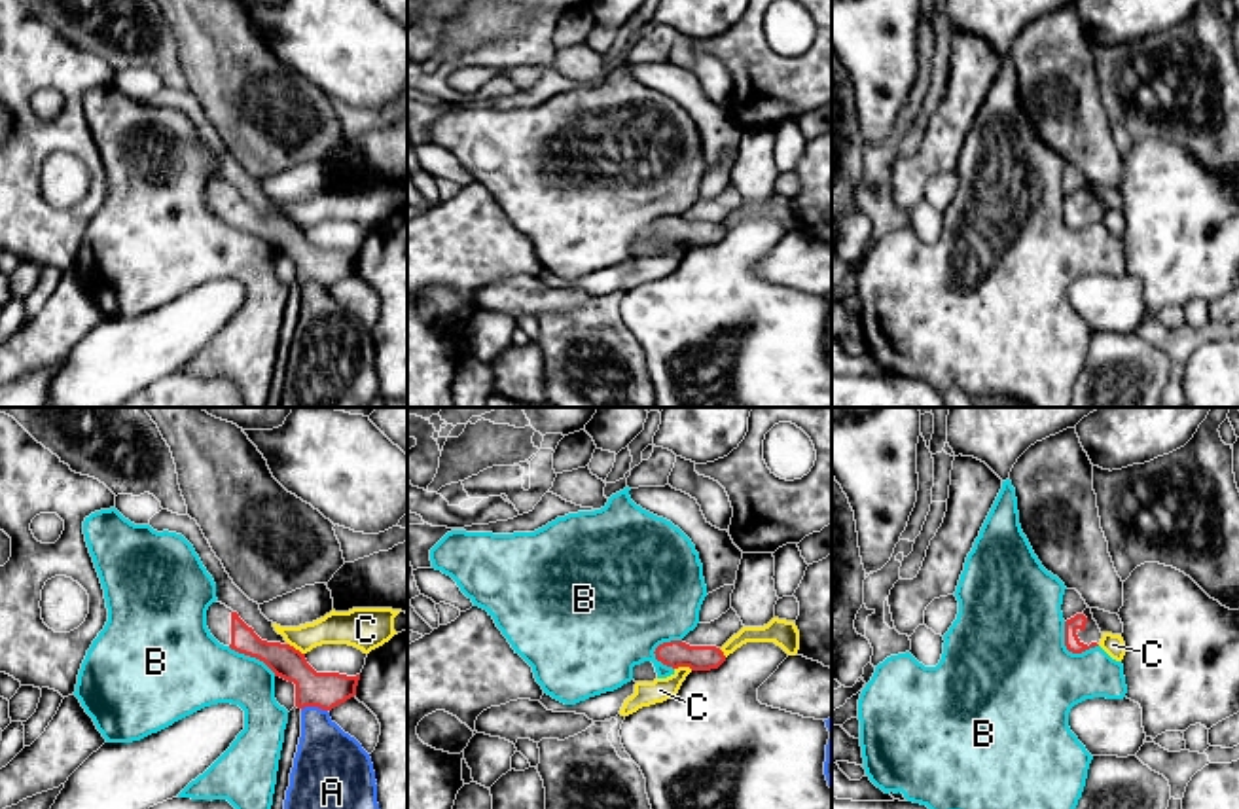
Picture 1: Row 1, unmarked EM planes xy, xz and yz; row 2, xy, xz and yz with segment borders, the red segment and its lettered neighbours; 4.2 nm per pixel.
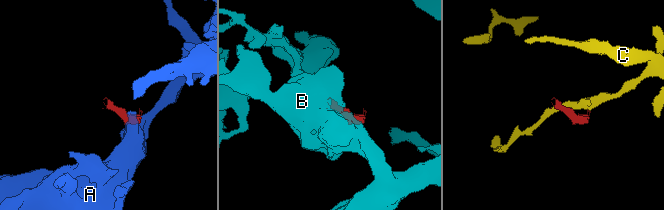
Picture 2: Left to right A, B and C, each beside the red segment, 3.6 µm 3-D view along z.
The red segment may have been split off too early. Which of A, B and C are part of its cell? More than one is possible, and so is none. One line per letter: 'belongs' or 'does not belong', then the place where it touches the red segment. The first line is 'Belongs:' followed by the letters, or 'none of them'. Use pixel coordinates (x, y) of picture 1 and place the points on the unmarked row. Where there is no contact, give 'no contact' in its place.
Belongs: none of them
A: does not belong; meets red in xy at (315, 281)
B: does not belong; meets red in yz at (1069, 226)
C: does not belong; meets red in xz at (684, 241)

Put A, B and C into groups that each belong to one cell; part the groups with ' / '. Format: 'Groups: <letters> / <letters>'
Groups: A / B / C

